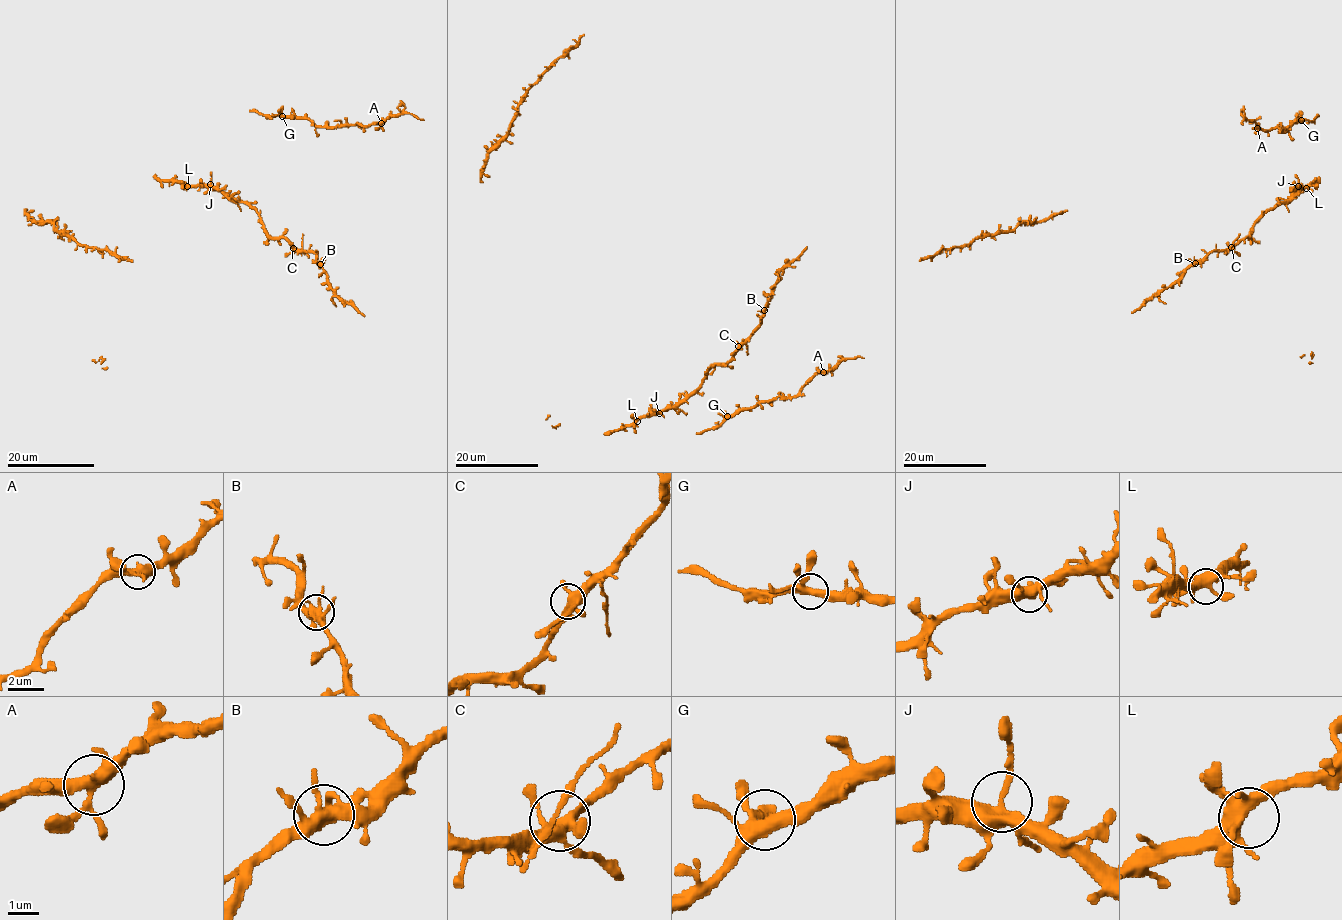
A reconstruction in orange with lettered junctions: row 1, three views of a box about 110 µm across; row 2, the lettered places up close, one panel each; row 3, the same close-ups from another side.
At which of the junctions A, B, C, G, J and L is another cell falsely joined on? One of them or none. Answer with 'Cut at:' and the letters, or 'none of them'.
Cut at: none of them

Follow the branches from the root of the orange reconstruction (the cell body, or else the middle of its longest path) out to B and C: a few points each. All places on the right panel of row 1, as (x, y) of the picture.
B: (1299, 190), (1304, 188), (1298, 188), (1286, 201), (1267, 211), (1249, 237), (1230, 248), (1213, 250), (1195, 263)
C: (1299, 190), (1304, 188), (1298, 188), (1286, 201), (1278, 203), (1267, 211), (1254, 224), (1250, 236), (1231, 247)

